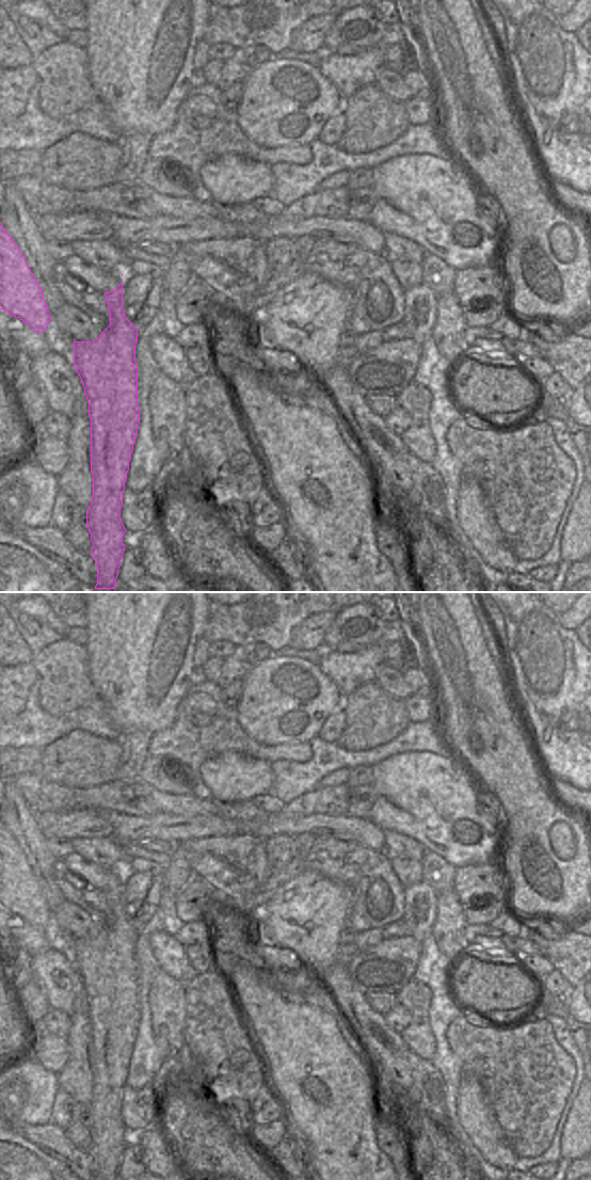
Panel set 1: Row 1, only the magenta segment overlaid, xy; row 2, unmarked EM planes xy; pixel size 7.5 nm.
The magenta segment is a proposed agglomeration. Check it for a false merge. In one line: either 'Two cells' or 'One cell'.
Two cells

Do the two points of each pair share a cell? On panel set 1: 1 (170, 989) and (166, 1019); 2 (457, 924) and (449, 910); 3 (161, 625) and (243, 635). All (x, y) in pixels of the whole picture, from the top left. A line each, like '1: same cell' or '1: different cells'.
1: same cell
2: same cell
3: different cells

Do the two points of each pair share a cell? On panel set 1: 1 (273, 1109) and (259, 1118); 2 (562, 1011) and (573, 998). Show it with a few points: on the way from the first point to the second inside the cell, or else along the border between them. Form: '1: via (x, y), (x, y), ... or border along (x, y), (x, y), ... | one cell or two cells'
1: via (270, 1111), (262, 1116) | one cell
2: border along (563, 997), (568, 1014), (571, 1017) | two cells

